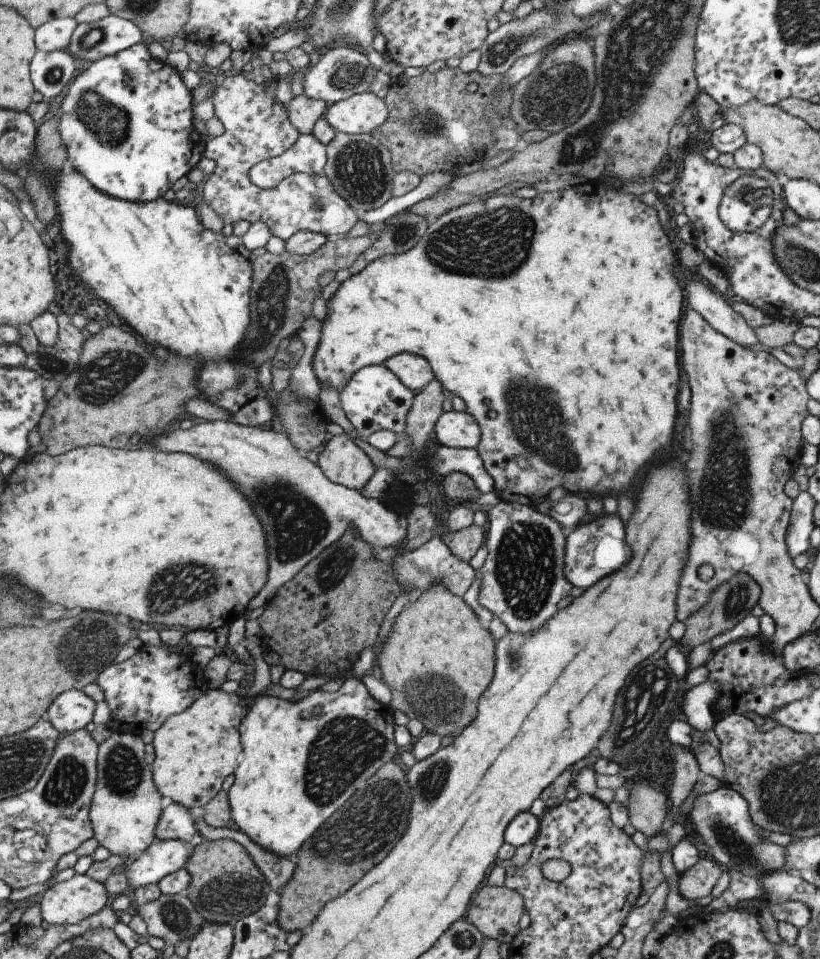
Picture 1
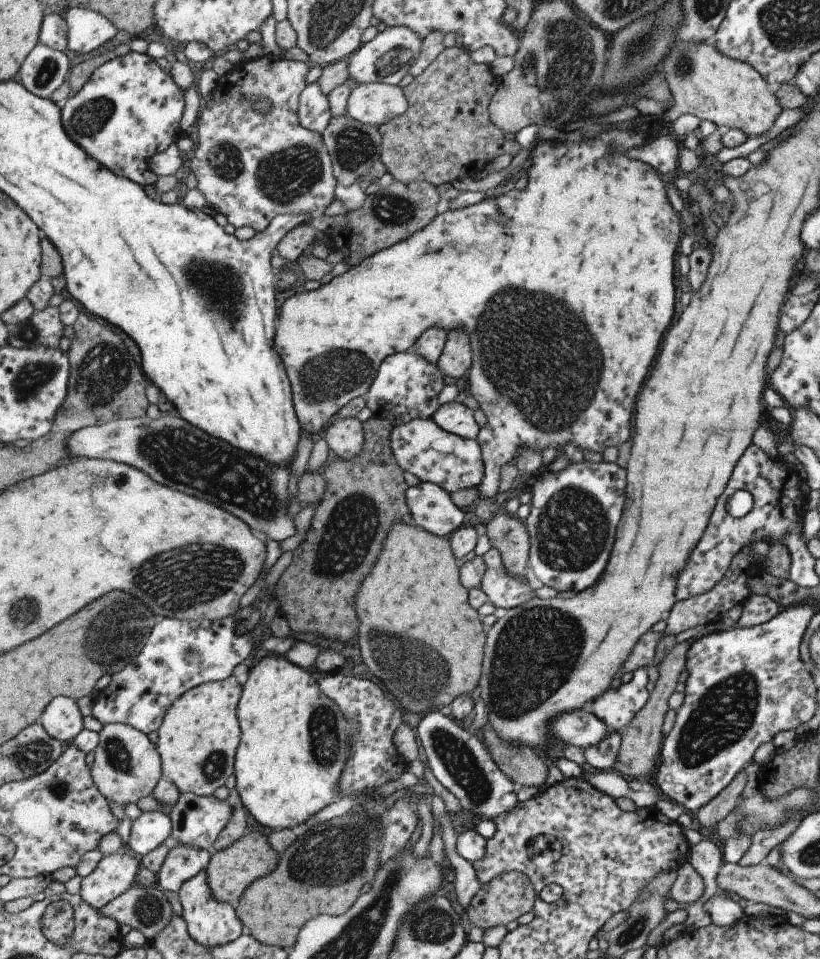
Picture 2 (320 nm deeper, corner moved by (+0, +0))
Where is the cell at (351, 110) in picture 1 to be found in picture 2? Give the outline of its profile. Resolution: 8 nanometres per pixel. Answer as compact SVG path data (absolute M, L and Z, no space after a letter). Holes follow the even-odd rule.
M359 83L347 97L345 114L377 127L402 115L407 107L407 99L398 85Z

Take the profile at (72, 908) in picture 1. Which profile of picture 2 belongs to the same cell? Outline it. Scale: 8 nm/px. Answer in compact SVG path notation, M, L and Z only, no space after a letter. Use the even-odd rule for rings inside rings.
M130 849L103 856L93 872L83 878L79 894L100 909L137 884L141 868L142 861Z

